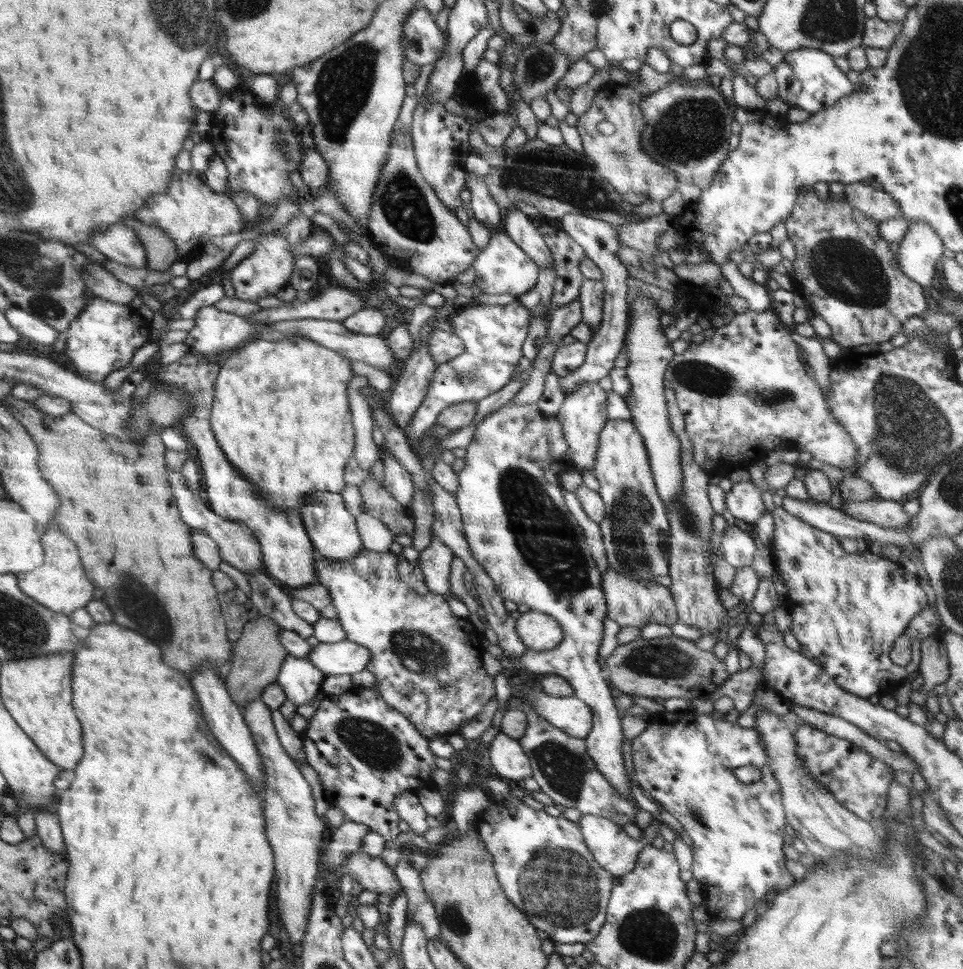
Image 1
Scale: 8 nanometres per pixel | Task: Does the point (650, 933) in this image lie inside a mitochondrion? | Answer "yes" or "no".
yes

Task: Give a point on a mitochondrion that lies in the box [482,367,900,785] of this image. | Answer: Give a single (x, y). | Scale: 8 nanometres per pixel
(545, 537)

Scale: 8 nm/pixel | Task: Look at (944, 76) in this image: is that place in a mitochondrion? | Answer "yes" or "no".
yes

